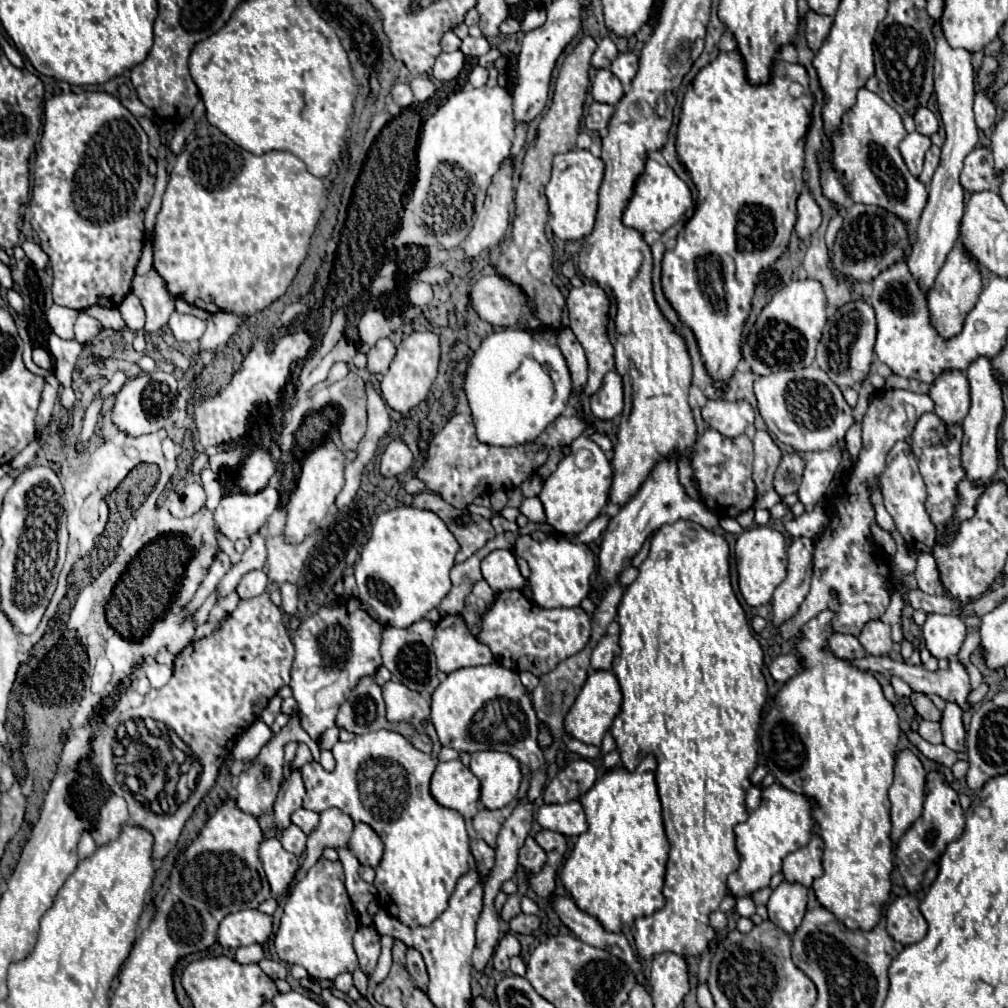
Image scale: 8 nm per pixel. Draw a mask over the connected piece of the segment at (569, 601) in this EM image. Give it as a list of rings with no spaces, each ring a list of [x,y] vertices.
[[[560,534],[548,536],[544,542],[536,542],[530,536],[518,538],[514,546],[516,556],[522,556],[530,566],[528,586],[534,594],[534,602],[542,608],[578,608],[590,594],[590,576],[596,570],[596,556],[586,544],[570,542]]]

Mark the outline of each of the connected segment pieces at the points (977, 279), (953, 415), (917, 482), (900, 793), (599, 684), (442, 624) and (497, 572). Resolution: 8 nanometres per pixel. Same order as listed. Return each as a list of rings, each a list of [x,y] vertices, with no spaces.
[[[958,240],[956,246],[950,250],[944,266],[940,268],[940,274],[936,276],[932,290],[928,292],[928,308],[930,308],[930,316],[932,316],[932,325],[943,338],[951,338],[961,332],[964,316],[976,304],[980,292],[982,292],[980,266],[968,254],[964,244]]]
[[[960,370],[942,372],[930,388],[930,398],[934,400],[934,412],[944,422],[962,422],[970,408],[970,386],[968,378]]]
[[[896,442],[894,448],[888,454],[886,460],[886,470],[880,476],[880,486],[882,486],[882,498],[884,498],[884,506],[888,510],[888,514],[894,520],[896,530],[900,532],[900,536],[904,538],[906,546],[916,550],[916,552],[930,552],[934,546],[934,538],[936,538],[936,528],[930,522],[930,516],[924,508],[926,502],[926,486],[924,480],[918,472],[918,464],[916,458],[908,446],[908,442]]]
[[[902,750],[896,756],[894,768],[894,784],[890,786],[890,820],[892,820],[892,842],[896,844],[904,830],[920,818],[920,810],[924,806],[924,790],[926,790],[926,772],[922,762],[910,752]]]
[[[592,670],[588,674],[580,694],[576,696],[576,702],[572,704],[570,712],[564,718],[564,732],[584,744],[600,746],[604,734],[612,726],[612,720],[620,712],[620,704],[622,704],[622,694],[620,694],[620,686],[618,686],[616,676],[608,670]]]
[[[442,616],[434,636],[436,664],[450,674],[464,666],[482,666],[494,662],[488,646],[480,644],[466,628],[460,616]]]
[[[510,550],[490,552],[482,560],[482,576],[496,594],[504,590],[522,590],[526,586],[526,578],[520,574],[516,558]]]

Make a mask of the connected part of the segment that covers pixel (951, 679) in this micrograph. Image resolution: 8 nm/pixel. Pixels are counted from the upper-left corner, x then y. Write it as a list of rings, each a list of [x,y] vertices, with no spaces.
[[[868,656],[868,658],[862,658],[862,660],[854,660],[854,664],[856,664],[858,668],[862,668],[862,670],[880,672],[880,674],[886,674],[886,676],[898,676],[898,678],[904,680],[914,692],[938,694],[938,696],[944,698],[944,700],[954,700],[954,702],[958,702],[958,704],[962,706],[962,710],[966,710],[966,708],[968,708],[966,696],[968,696],[968,692],[970,692],[970,678],[968,678],[968,672],[966,672],[964,664],[962,664],[956,656],[952,656],[948,662],[950,662],[950,664],[948,664],[946,670],[928,672],[928,670],[924,670],[924,666],[912,666],[912,664],[904,662],[904,660],[902,660],[902,662],[896,662],[896,660],[888,658],[888,656]]]

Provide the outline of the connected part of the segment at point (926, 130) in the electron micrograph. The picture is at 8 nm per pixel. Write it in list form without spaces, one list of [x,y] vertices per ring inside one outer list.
[[[918,108],[914,114],[914,122],[916,122],[916,132],[924,136],[934,136],[940,128],[938,118],[928,108]]]

